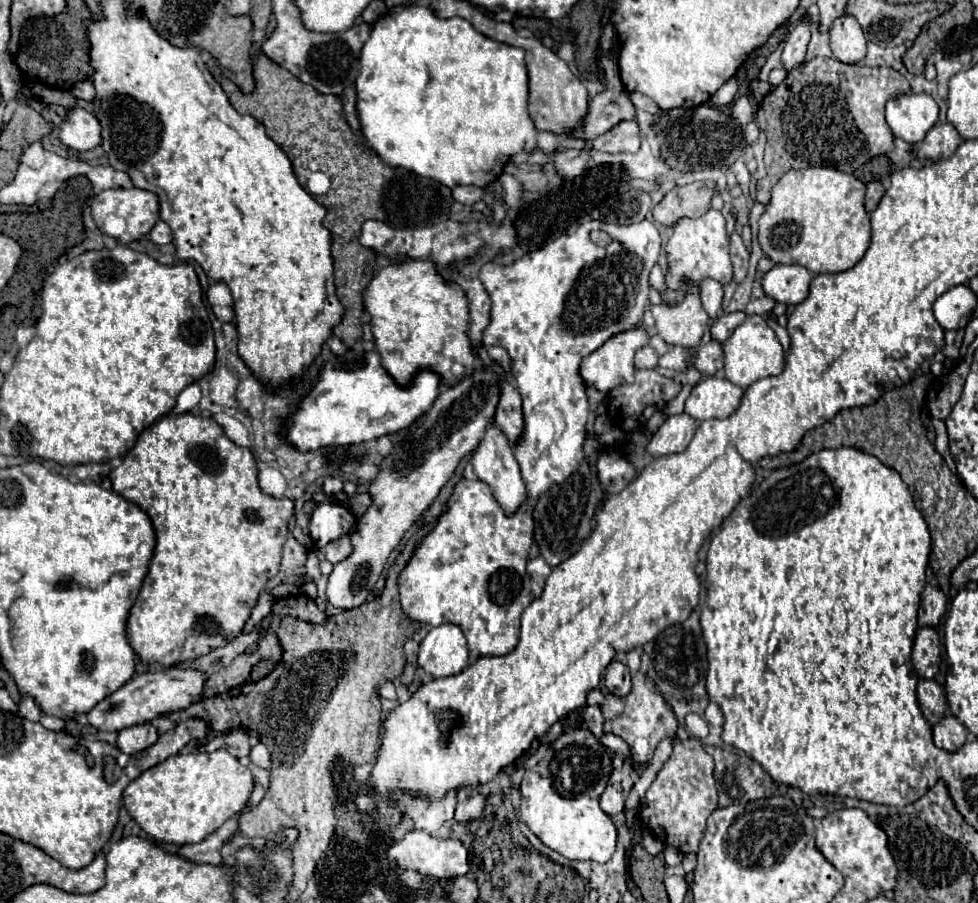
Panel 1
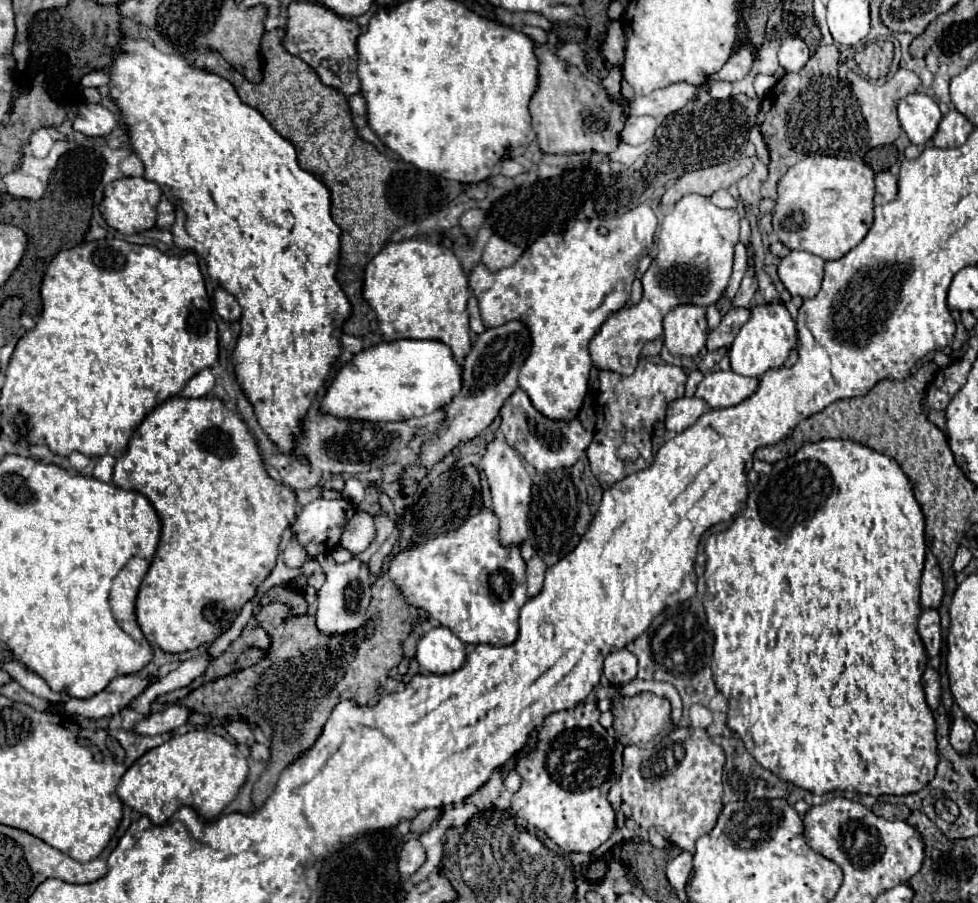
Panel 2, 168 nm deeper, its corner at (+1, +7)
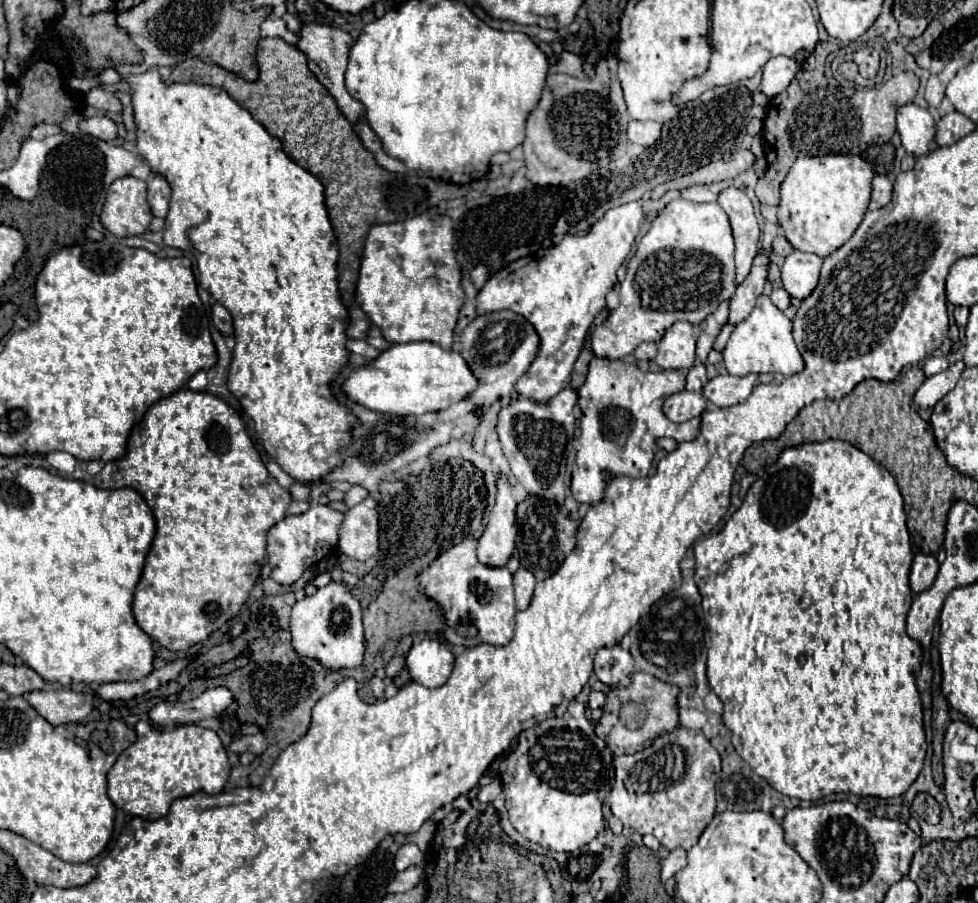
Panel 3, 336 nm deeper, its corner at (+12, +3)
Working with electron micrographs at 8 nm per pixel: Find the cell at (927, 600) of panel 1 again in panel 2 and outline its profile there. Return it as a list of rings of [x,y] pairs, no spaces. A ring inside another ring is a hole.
[[[940,567],[926,569],[922,573],[922,607],[940,607],[944,595],[944,585],[942,585],[942,571]]]

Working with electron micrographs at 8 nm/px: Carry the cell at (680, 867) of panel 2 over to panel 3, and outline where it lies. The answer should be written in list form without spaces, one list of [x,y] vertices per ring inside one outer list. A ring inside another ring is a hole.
[[[675,849],[667,855],[667,859],[663,859],[661,865],[661,881],[665,883],[667,879],[671,879],[675,873],[679,873],[683,867],[687,865],[687,855],[685,849]]]

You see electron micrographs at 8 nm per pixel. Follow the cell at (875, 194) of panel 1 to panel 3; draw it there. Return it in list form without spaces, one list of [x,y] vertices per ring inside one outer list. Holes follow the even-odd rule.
[[[875,175],[873,177],[873,191],[871,191],[871,203],[869,209],[881,209],[891,201],[893,193],[893,183],[885,175]]]

